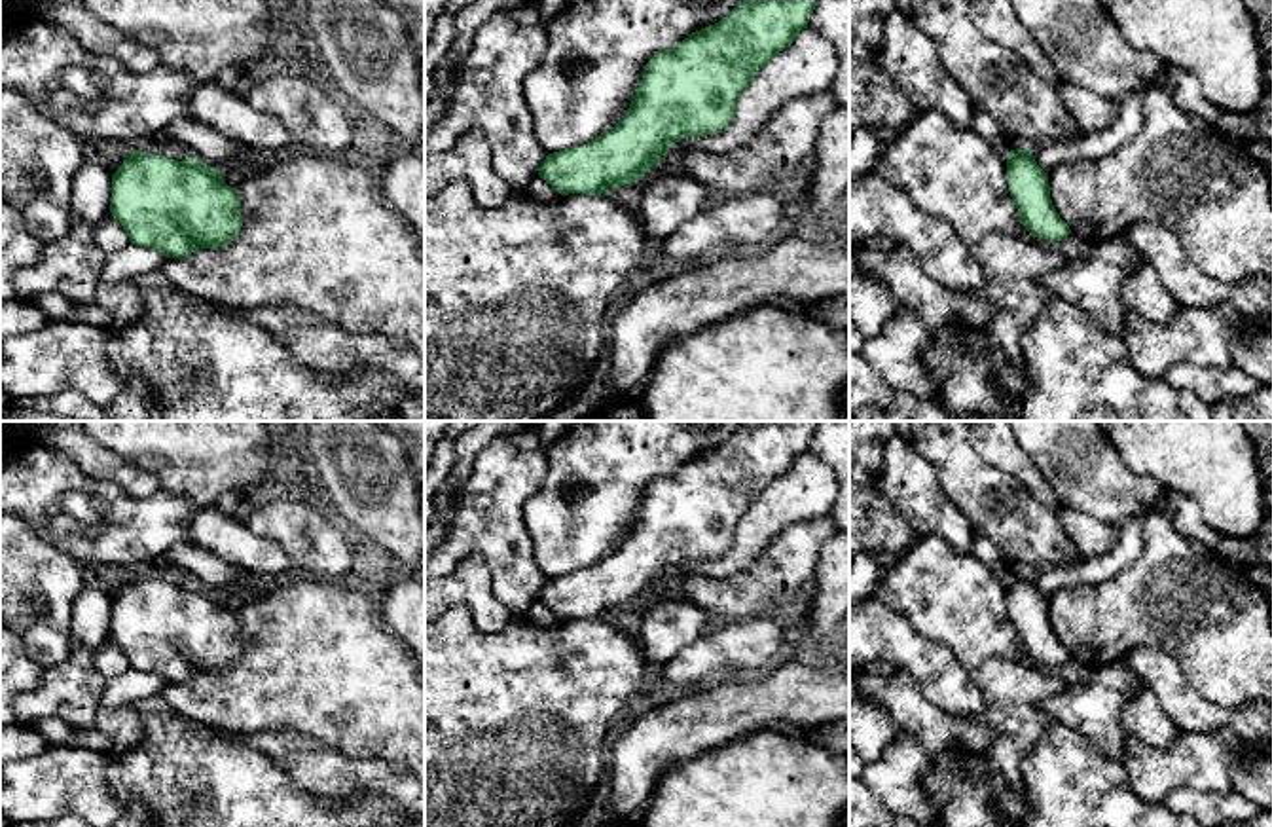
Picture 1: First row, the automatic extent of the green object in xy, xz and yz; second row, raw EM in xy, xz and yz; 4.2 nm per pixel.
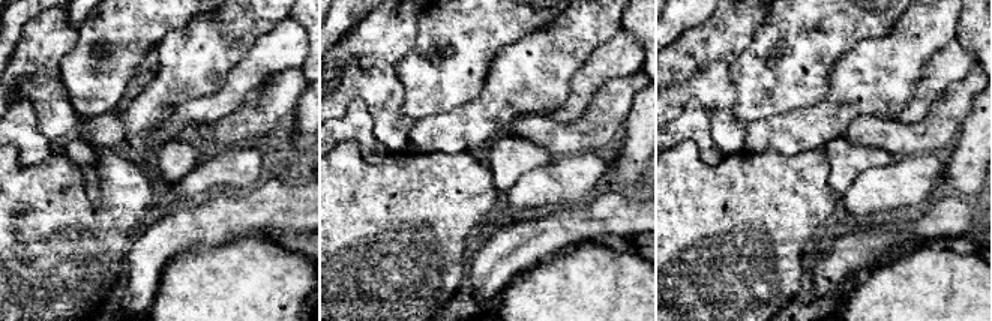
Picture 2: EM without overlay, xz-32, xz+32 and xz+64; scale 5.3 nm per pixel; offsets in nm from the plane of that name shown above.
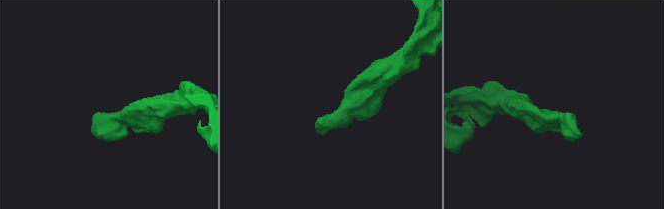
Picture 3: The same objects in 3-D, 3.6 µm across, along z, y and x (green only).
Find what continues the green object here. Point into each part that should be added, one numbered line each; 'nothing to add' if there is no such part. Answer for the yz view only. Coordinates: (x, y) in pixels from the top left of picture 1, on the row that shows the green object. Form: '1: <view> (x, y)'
nothing to add

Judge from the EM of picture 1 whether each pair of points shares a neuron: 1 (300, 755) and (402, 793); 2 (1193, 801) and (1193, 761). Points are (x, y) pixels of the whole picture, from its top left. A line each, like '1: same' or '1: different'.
1: same
2: different

